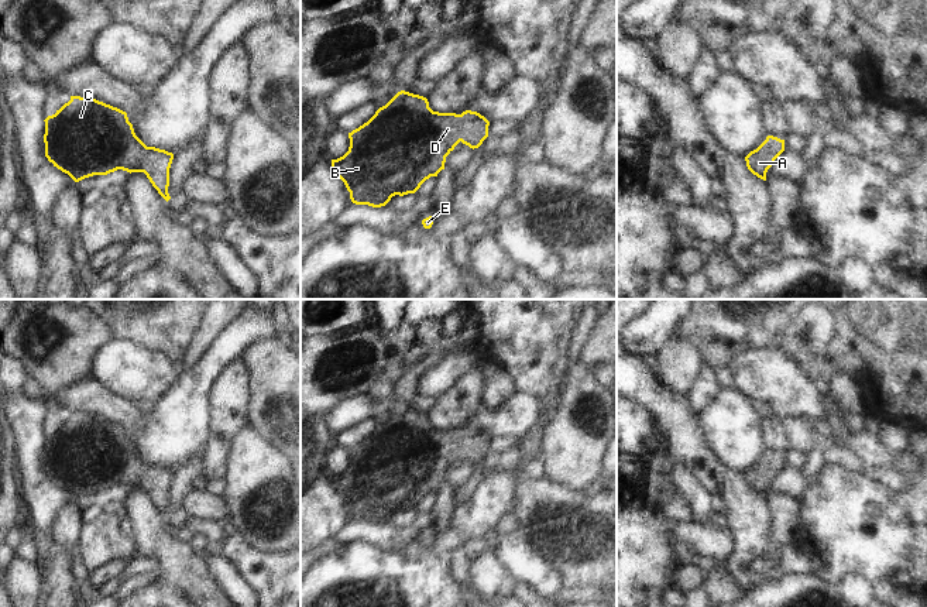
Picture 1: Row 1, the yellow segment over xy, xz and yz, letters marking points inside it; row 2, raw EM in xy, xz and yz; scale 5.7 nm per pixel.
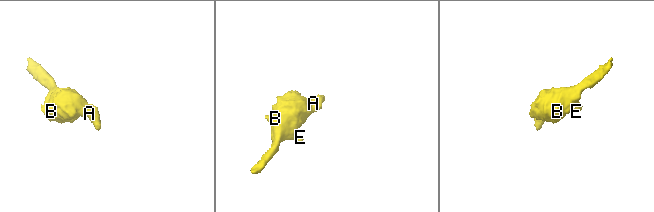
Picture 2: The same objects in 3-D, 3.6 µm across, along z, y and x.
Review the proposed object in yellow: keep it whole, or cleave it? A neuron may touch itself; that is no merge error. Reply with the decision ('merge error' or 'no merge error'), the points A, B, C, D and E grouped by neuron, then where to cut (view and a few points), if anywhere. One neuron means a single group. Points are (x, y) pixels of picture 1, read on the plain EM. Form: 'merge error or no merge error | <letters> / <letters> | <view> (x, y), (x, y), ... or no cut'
no merge error | A B C D E | no cut

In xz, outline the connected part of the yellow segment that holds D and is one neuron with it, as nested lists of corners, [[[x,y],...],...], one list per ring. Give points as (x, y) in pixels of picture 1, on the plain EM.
[[[401,407],[367,439],[349,449],[349,467],[343,473],[332,476],[332,484],[344,498],[353,519],[381,524],[392,512],[415,510],[426,495],[437,493],[444,486],[446,473],[460,457],[473,466],[478,464],[488,453],[488,442],[490,438],[477,428],[466,426],[461,431],[433,428],[426,414]]]

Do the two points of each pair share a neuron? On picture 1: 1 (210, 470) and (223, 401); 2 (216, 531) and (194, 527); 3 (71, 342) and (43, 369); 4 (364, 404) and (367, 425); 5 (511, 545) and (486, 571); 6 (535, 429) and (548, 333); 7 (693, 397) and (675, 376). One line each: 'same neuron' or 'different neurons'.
1: same neuron
2: same neuron
3: same neuron
4: different neurons
5: different neurons
6: same neuron
7: different neurons

